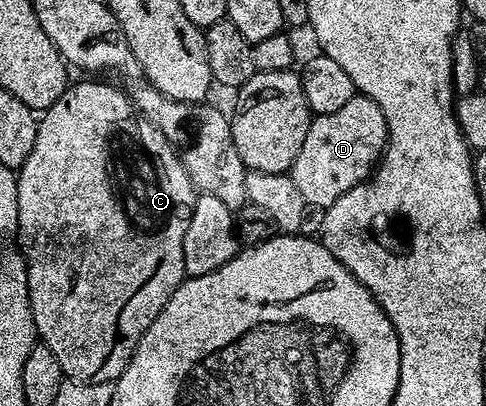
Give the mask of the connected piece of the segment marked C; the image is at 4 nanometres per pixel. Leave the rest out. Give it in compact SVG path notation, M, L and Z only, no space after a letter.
M75 83L66 86L65 92L45 108L37 125L35 145L25 164L16 172L17 243L25 257L31 313L38 340L55 353L62 376L75 383L113 383L131 361L151 321L159 317L175 289L187 278L183 265L183 237L187 237L187 221L191 221L198 192L193 190L193 182L187 177L187 169L181 163L176 146L163 137L157 126L137 112L137 106L122 88L120 91L109 83Z

